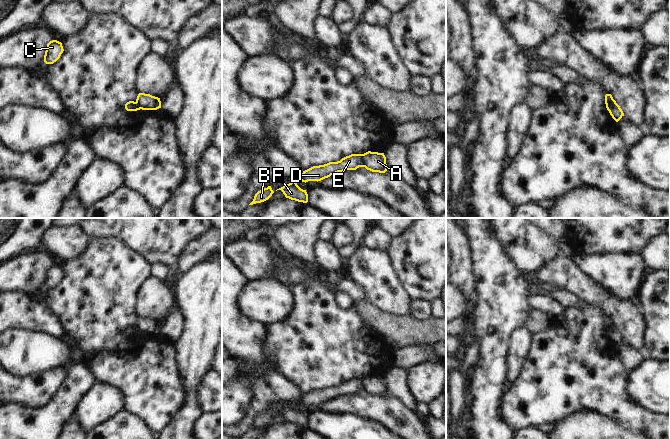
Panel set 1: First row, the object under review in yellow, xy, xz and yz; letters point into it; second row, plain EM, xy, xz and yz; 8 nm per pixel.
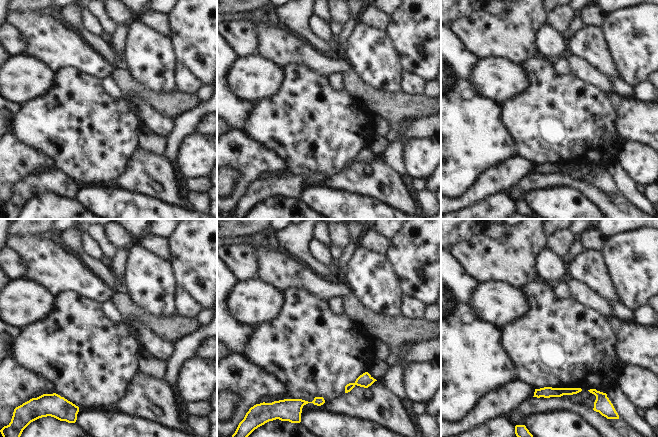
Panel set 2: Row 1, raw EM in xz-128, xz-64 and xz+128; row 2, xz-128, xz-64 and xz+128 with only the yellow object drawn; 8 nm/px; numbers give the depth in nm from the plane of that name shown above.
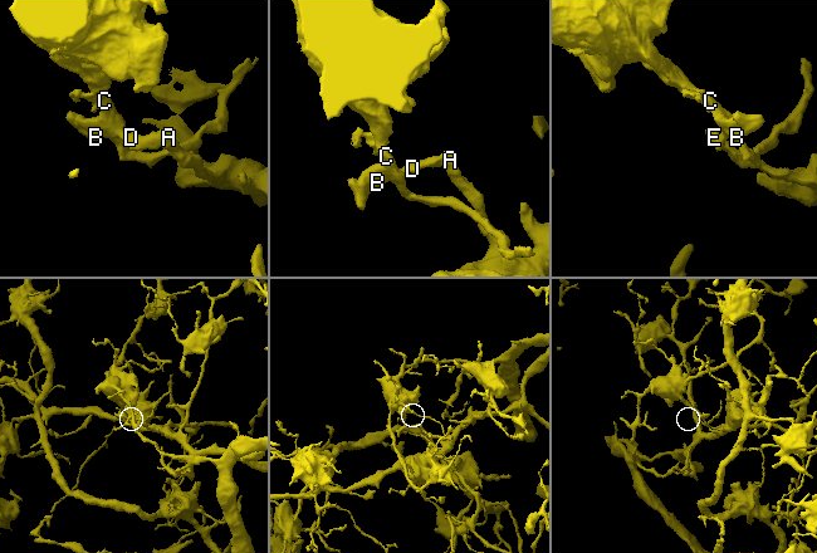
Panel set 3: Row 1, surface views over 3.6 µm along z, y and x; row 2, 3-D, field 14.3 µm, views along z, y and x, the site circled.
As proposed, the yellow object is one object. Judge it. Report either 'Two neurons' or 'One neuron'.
Two neurons.

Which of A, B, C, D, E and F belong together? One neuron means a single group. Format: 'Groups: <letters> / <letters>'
Groups: A / B C D E F.

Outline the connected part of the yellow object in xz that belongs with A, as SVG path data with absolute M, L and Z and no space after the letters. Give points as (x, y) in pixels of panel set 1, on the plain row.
M368 375L363 379L364 391L372 396L385 397L388 393L384 377Z

